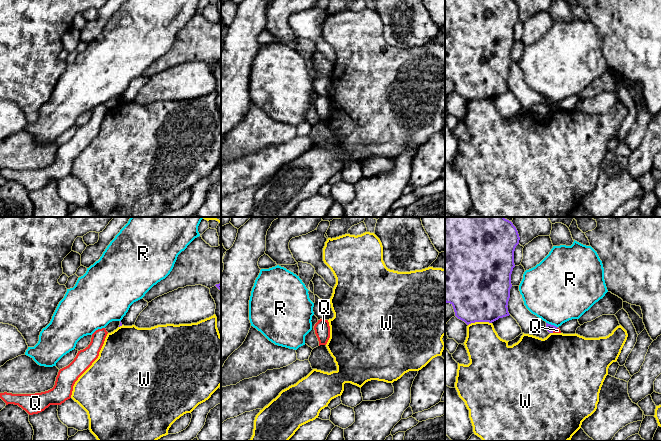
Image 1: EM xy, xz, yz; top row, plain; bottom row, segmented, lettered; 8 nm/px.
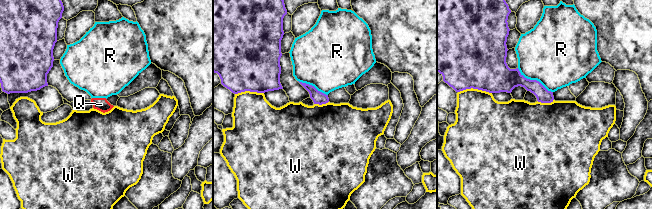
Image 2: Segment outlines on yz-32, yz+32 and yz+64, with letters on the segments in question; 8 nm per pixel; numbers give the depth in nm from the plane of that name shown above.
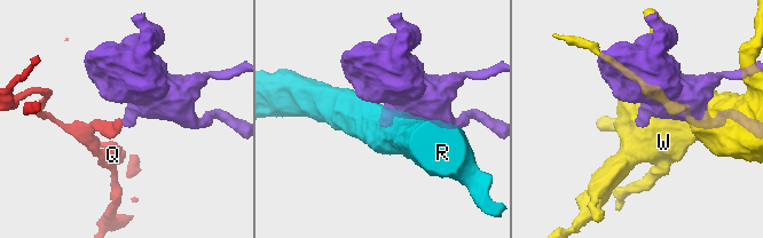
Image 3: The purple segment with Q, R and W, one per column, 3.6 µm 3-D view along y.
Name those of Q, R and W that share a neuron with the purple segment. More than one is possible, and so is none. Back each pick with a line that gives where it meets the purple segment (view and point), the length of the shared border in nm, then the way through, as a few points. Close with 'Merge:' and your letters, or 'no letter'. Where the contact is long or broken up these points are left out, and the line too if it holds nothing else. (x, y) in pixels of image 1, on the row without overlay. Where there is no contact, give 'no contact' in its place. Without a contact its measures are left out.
Merge: no letter

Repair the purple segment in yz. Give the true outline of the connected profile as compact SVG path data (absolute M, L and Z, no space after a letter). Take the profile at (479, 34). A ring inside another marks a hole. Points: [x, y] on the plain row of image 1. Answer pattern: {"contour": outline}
{"contour": "M445 0L445 78L453 82L455 92L467 101L475 98L492 99L509 92L511 50L514 27L519 10L513 0Z"}

